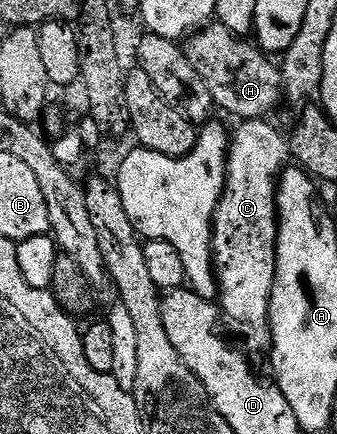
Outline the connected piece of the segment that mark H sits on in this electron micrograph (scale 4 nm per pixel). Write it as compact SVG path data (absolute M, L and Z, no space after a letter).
M210 22L204 28L198 28L184 41L185 56L195 66L195 74L203 78L207 90L211 90L211 98L218 109L221 108L229 116L237 116L238 121L259 120L268 117L269 111L283 100L283 81L281 69L276 63L272 64L270 57L248 39L231 34L227 26Z

